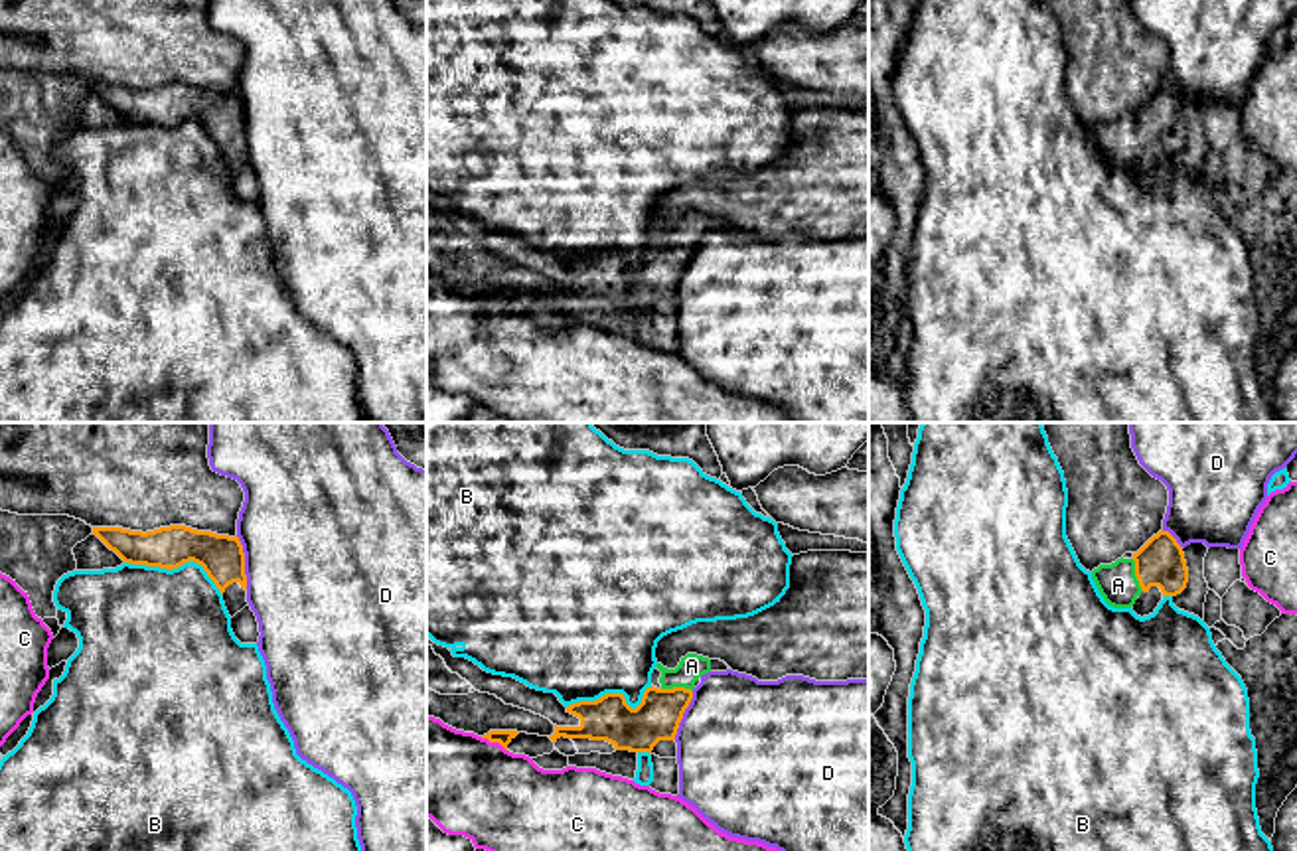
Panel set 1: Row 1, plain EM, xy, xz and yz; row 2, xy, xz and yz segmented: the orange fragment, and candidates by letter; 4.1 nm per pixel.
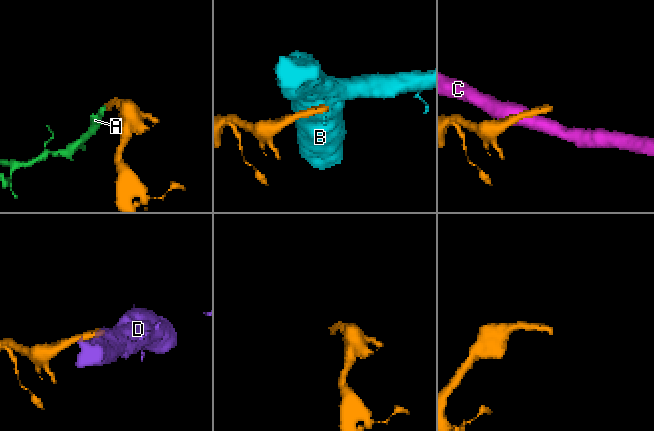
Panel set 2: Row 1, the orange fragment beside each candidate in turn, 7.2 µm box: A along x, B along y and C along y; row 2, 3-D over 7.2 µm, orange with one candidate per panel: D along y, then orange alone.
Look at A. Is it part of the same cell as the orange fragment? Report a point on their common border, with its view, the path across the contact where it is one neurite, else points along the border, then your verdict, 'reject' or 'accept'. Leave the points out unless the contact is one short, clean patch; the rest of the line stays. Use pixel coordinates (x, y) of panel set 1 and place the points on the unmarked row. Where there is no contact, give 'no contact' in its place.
meets orange in yz at (1136, 133); runs through yz (1161, 121), (1136, 133), (1118, 143); accept

